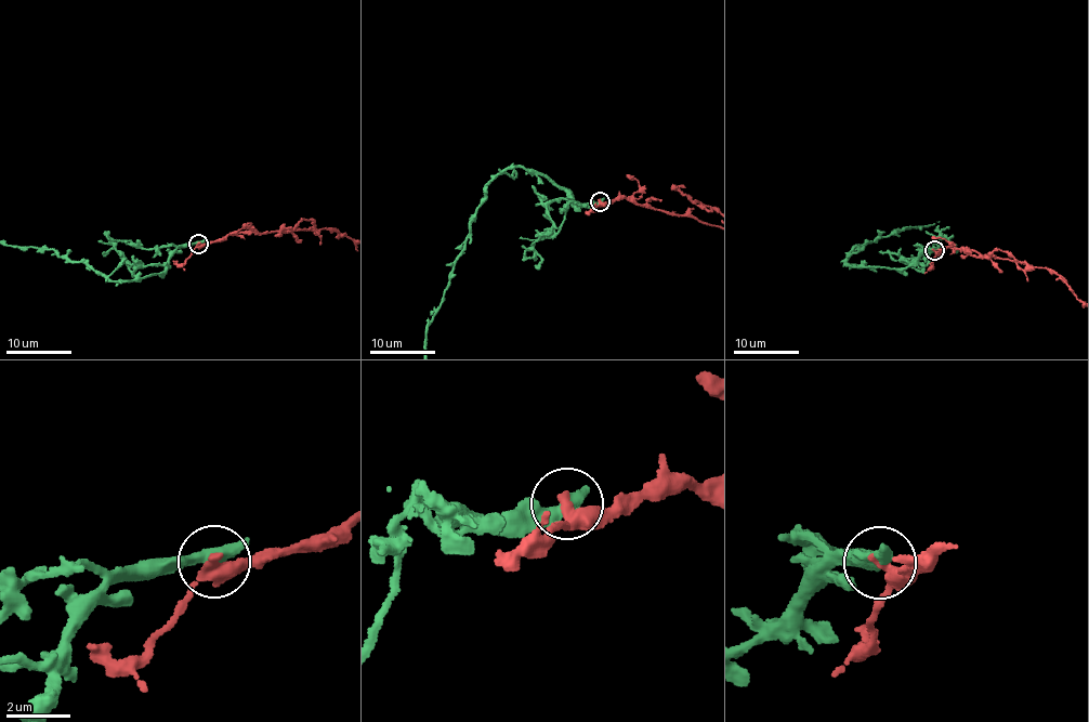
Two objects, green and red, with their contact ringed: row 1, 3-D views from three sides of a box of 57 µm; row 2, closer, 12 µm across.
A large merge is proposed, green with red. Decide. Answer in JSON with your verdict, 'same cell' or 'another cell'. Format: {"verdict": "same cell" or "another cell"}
{"verdict": "another cell"}

